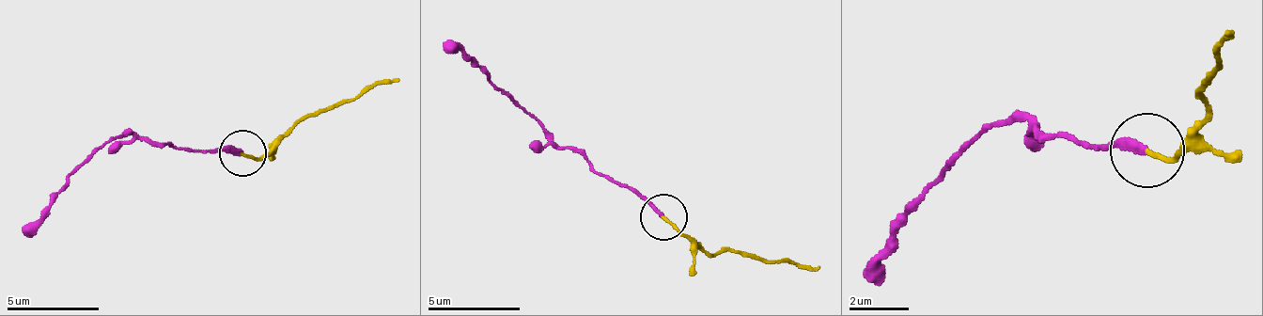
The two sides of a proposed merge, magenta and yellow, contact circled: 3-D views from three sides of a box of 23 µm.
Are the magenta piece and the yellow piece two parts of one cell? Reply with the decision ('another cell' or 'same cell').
same cell

